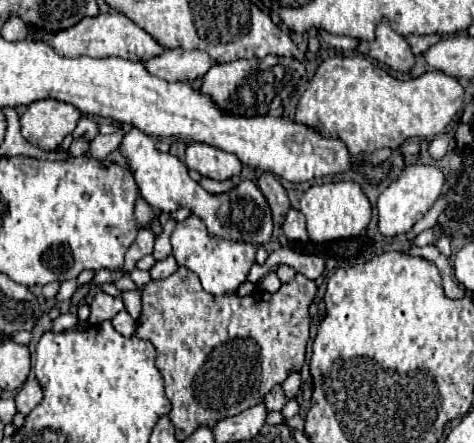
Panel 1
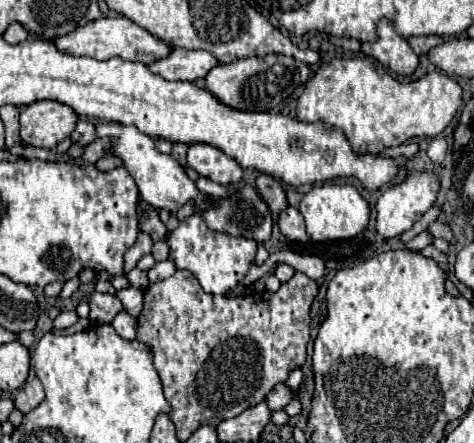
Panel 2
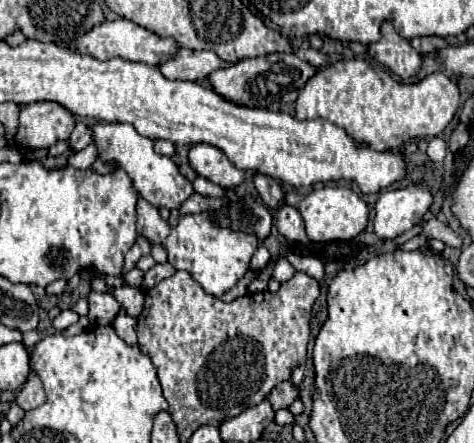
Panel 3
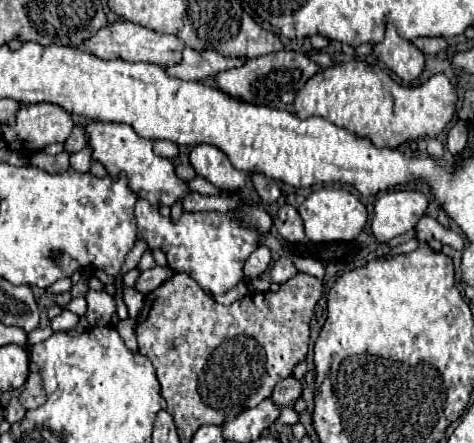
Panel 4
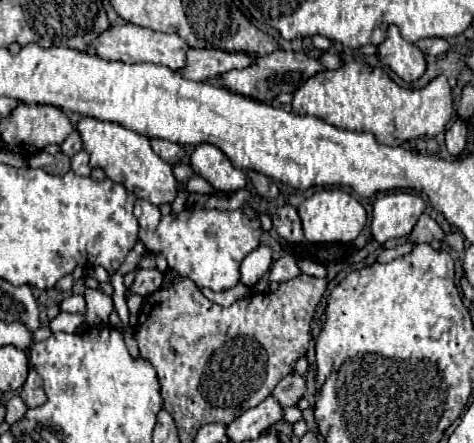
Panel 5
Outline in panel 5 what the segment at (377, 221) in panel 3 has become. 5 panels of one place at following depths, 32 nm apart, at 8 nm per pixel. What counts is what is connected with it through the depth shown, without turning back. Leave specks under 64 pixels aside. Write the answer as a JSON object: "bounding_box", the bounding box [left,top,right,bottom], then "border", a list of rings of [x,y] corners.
{"bounding_box":[370,192,424,244],"border":[[[392,192],[374,202],[370,232],[376,242],[384,244],[392,238],[408,236],[422,214],[424,204],[418,194]]]}

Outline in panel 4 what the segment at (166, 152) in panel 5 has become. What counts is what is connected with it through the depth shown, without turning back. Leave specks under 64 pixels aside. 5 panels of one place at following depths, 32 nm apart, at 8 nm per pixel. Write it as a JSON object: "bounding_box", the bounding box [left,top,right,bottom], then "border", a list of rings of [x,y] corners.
{"bounding_box":[154,140,178,160],"border":[[[154,140],[154,152],[162,158],[168,158],[168,160],[178,158],[178,146],[174,142],[168,142],[168,140]]]}

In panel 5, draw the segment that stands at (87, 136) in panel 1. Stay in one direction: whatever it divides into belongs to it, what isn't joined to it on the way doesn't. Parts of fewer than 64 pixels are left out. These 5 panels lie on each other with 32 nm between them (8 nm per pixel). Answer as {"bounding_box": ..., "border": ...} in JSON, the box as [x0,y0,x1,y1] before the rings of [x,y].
{"bounding_box":[60,130,82,158],"border":[[[74,130],[74,132],[72,132],[72,134],[70,134],[70,136],[62,142],[62,146],[60,146],[60,148],[62,148],[62,152],[64,152],[66,156],[70,156],[70,158],[72,158],[74,154],[78,154],[78,152],[82,150],[82,140],[80,140],[80,134]]]}

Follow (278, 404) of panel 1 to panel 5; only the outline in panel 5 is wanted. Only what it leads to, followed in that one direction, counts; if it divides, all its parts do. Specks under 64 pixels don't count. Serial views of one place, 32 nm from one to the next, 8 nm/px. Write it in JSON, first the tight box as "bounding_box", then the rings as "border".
{"bounding_box":[272,372,306,408],"border":[[[290,372],[288,376],[284,376],[278,382],[278,386],[274,388],[272,396],[276,396],[276,400],[280,400],[280,404],[284,408],[288,408],[288,406],[296,406],[298,400],[304,394],[306,394],[306,380],[304,380],[304,376],[296,374],[296,372]]]}

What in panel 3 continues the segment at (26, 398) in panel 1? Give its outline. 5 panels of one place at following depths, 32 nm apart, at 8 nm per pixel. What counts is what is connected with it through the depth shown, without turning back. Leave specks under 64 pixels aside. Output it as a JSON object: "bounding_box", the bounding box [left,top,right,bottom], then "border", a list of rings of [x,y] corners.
{"bounding_box":[16,372,46,410],"border":[[[32,372],[24,384],[24,388],[16,394],[16,402],[24,408],[24,410],[32,410],[38,408],[46,402],[46,394],[42,388],[42,380],[36,372]]]}

